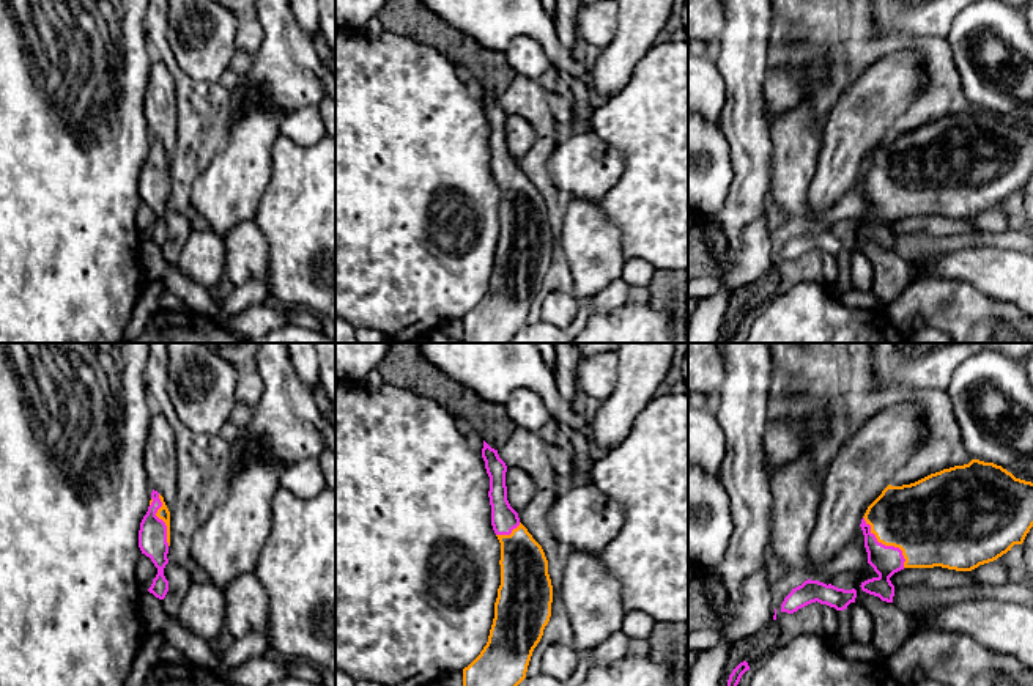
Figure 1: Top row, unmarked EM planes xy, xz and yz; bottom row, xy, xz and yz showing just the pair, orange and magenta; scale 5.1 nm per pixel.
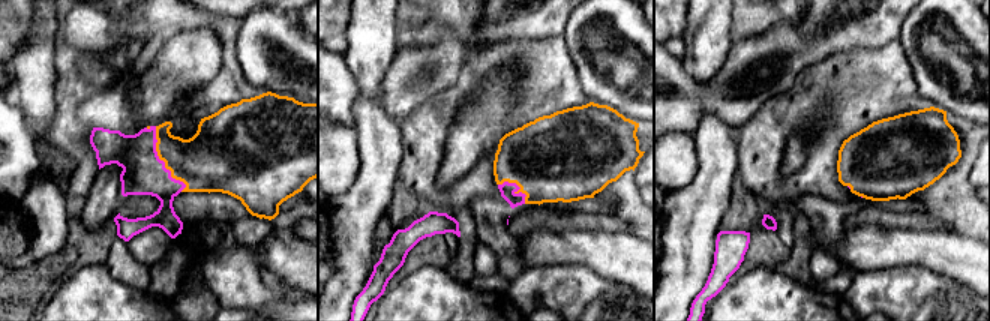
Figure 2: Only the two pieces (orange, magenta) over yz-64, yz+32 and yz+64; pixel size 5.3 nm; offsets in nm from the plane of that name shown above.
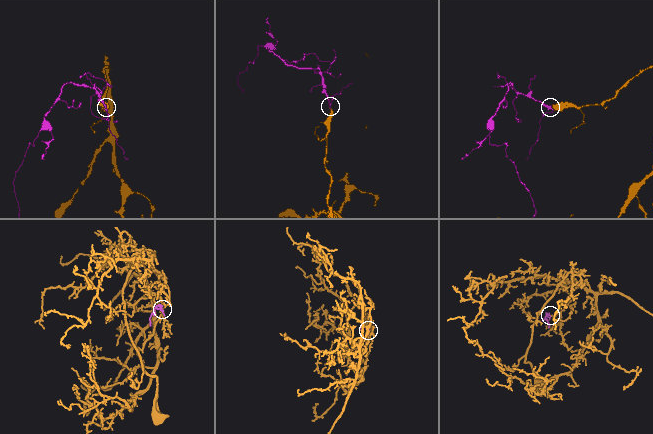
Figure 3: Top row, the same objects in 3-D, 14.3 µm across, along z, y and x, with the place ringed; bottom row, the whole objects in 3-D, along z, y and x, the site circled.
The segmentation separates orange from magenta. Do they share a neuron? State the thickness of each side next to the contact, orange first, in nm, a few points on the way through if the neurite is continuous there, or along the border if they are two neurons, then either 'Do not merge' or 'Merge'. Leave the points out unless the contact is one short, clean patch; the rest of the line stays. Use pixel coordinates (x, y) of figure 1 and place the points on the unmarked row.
Thickness 400 nm (orange) against 150 nm. Merge

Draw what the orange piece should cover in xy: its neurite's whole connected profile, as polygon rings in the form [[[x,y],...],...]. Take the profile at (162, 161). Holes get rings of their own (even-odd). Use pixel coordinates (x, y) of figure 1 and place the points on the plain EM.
[[[153,137],[146,162],[140,170],[139,195],[142,201],[151,206],[157,222],[148,236],[156,245],[164,247],[168,239],[168,228],[164,216],[168,211],[167,201],[170,194],[170,159],[164,145]]]

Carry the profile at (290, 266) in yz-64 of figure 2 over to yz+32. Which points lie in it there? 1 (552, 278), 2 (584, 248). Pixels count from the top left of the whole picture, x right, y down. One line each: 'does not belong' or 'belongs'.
1: does not belong
2: belongs

